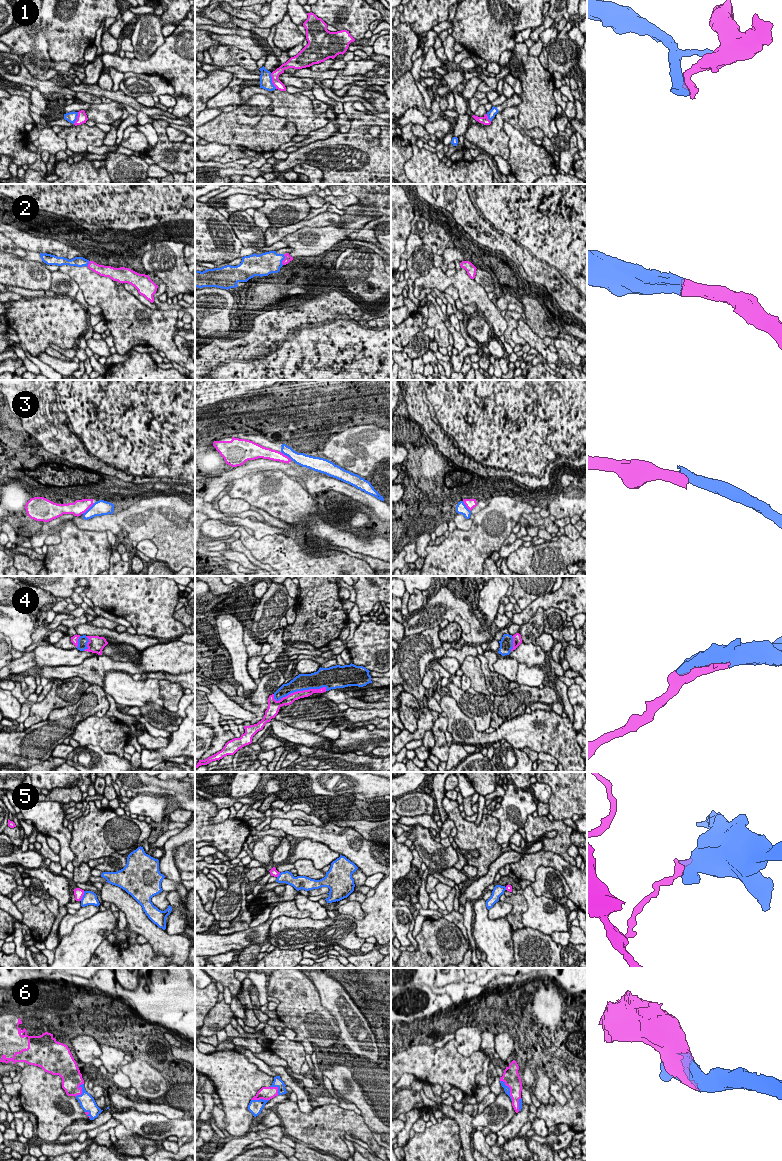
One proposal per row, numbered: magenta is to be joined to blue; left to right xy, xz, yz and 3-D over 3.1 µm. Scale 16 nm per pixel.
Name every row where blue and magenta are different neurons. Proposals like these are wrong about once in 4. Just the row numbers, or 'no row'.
1, 3, 5

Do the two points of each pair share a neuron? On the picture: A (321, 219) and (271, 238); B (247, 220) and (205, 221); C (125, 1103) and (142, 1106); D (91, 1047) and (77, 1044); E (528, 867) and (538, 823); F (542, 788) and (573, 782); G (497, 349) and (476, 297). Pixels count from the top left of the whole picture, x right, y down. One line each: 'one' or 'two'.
A: one
B: two
C: one
D: one
E: two
F: two
G: two

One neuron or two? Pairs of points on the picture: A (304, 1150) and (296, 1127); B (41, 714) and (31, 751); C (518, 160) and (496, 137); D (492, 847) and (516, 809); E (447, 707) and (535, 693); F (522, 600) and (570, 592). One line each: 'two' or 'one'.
A: two
B: two
C: two
D: two
E: two
F: two

